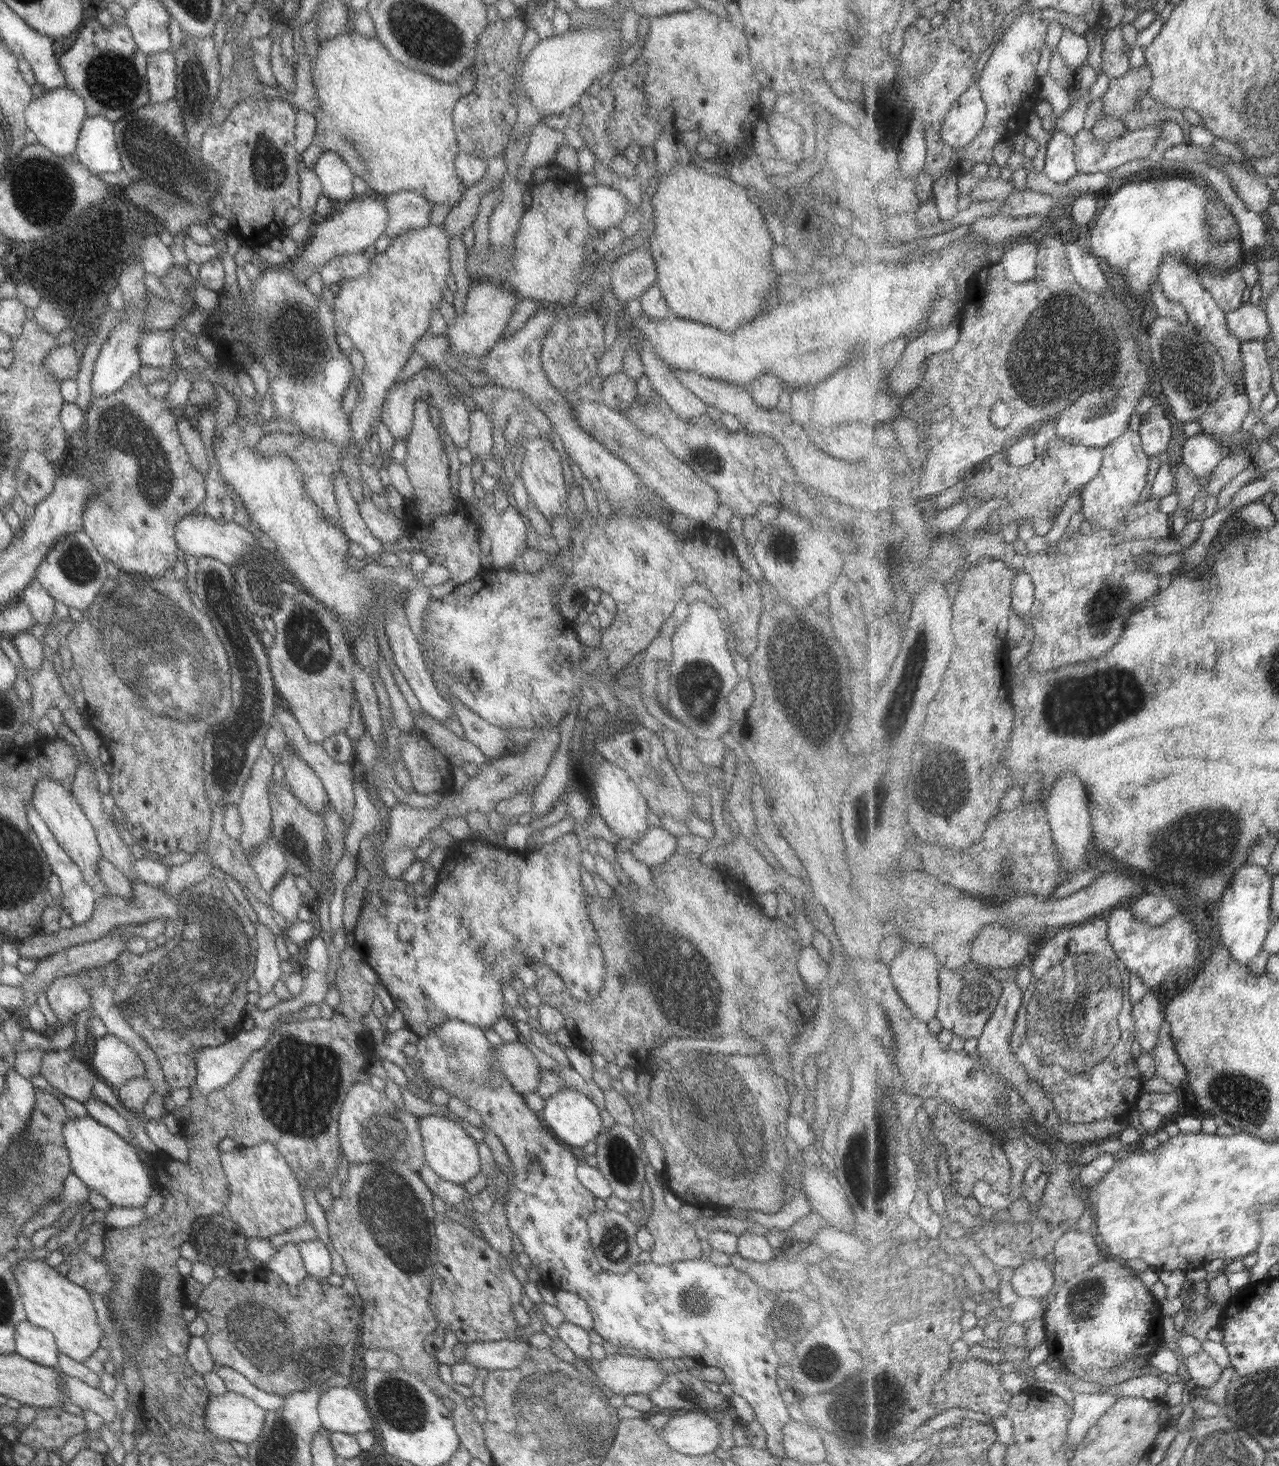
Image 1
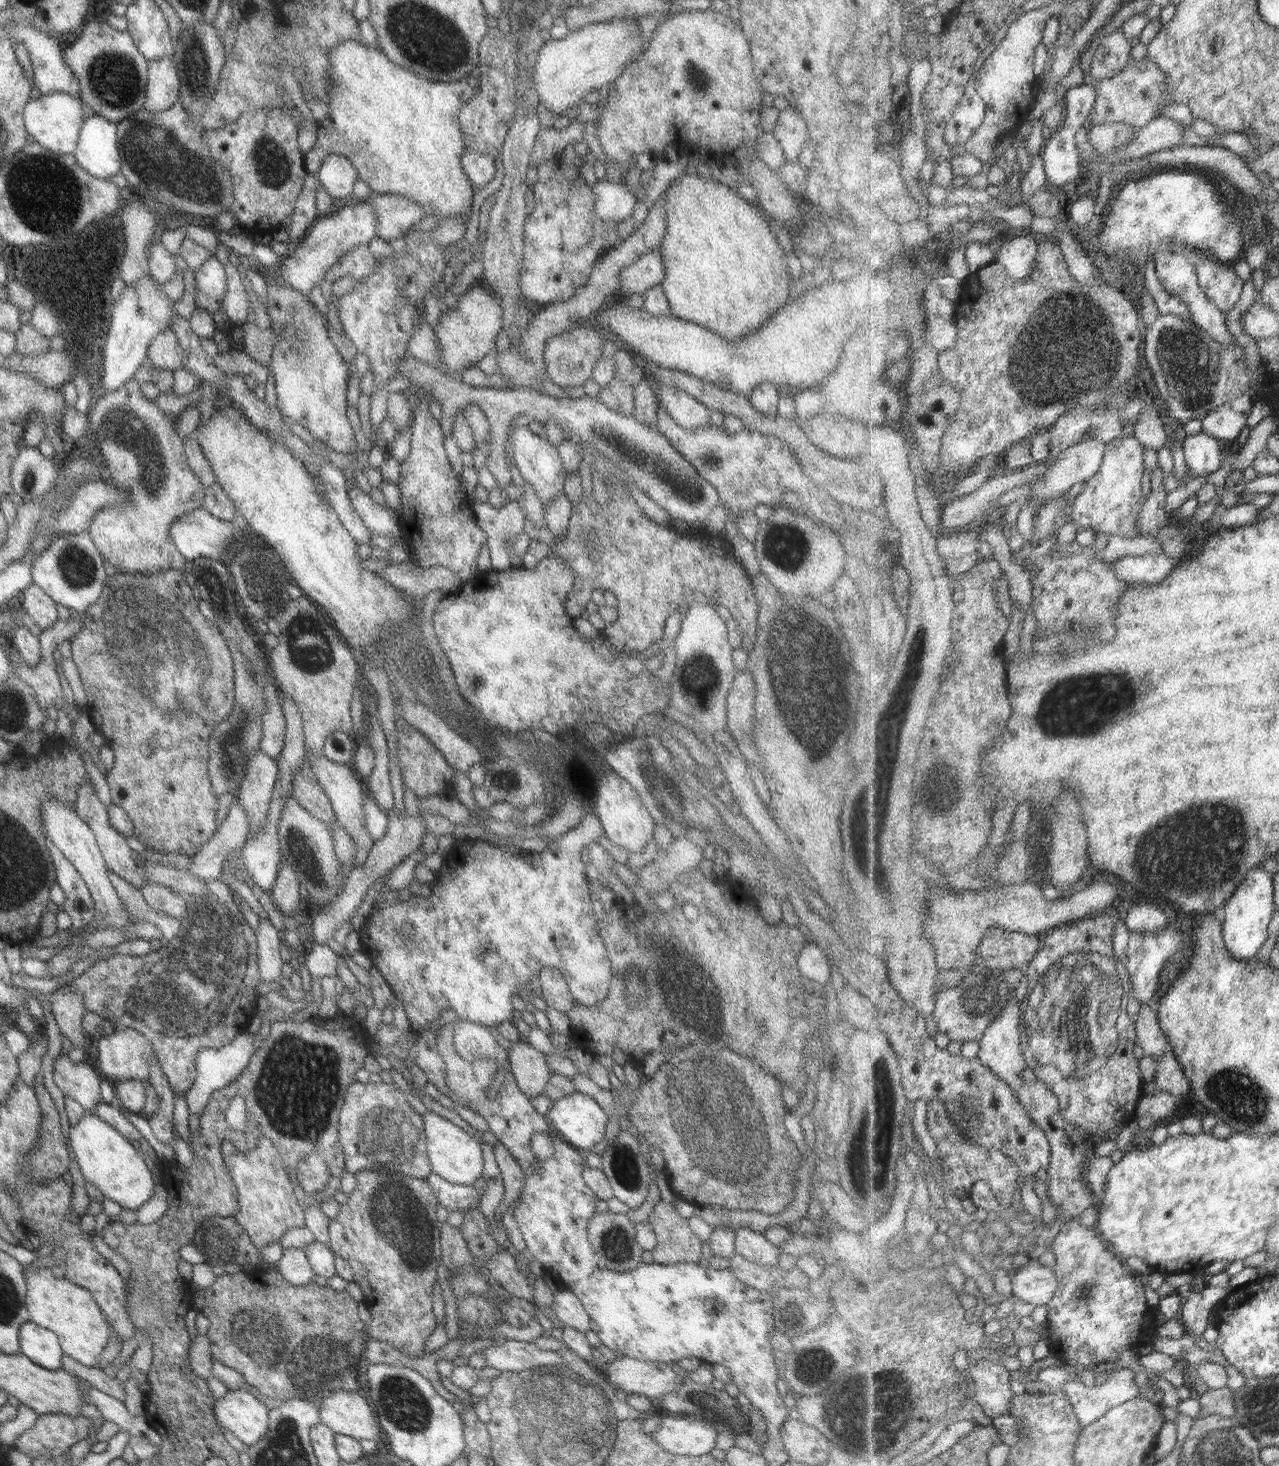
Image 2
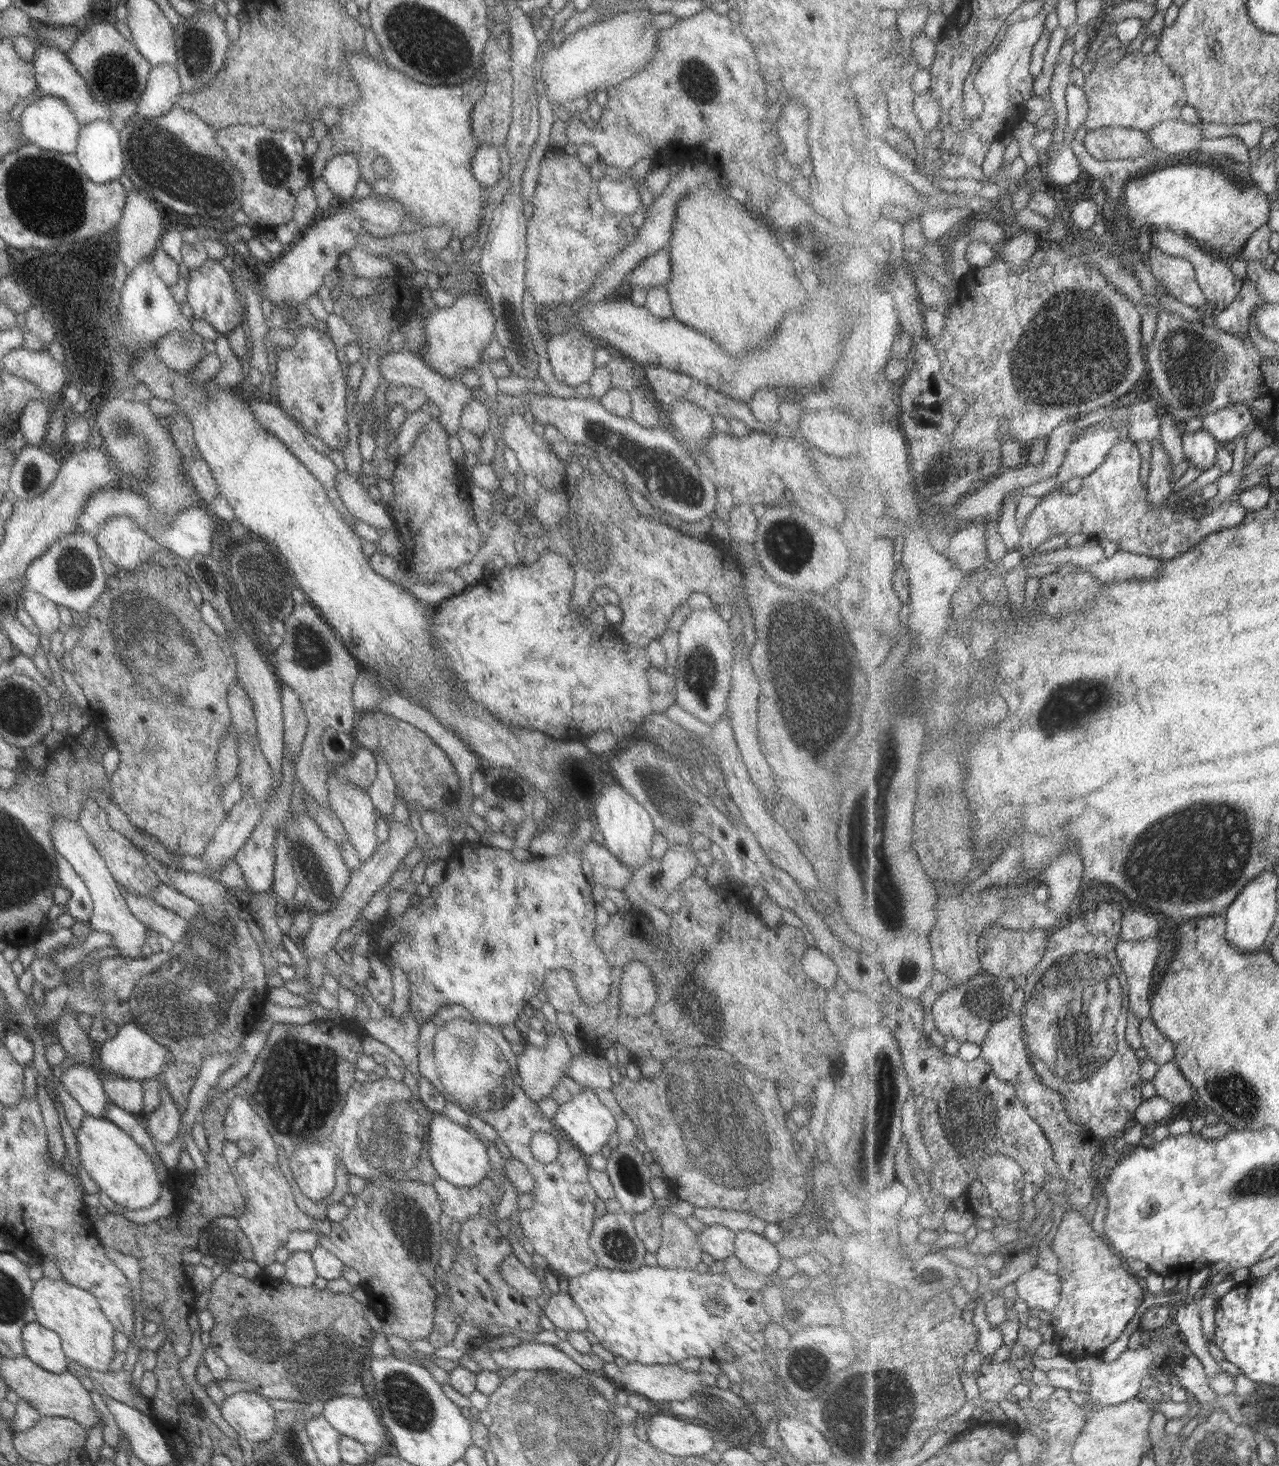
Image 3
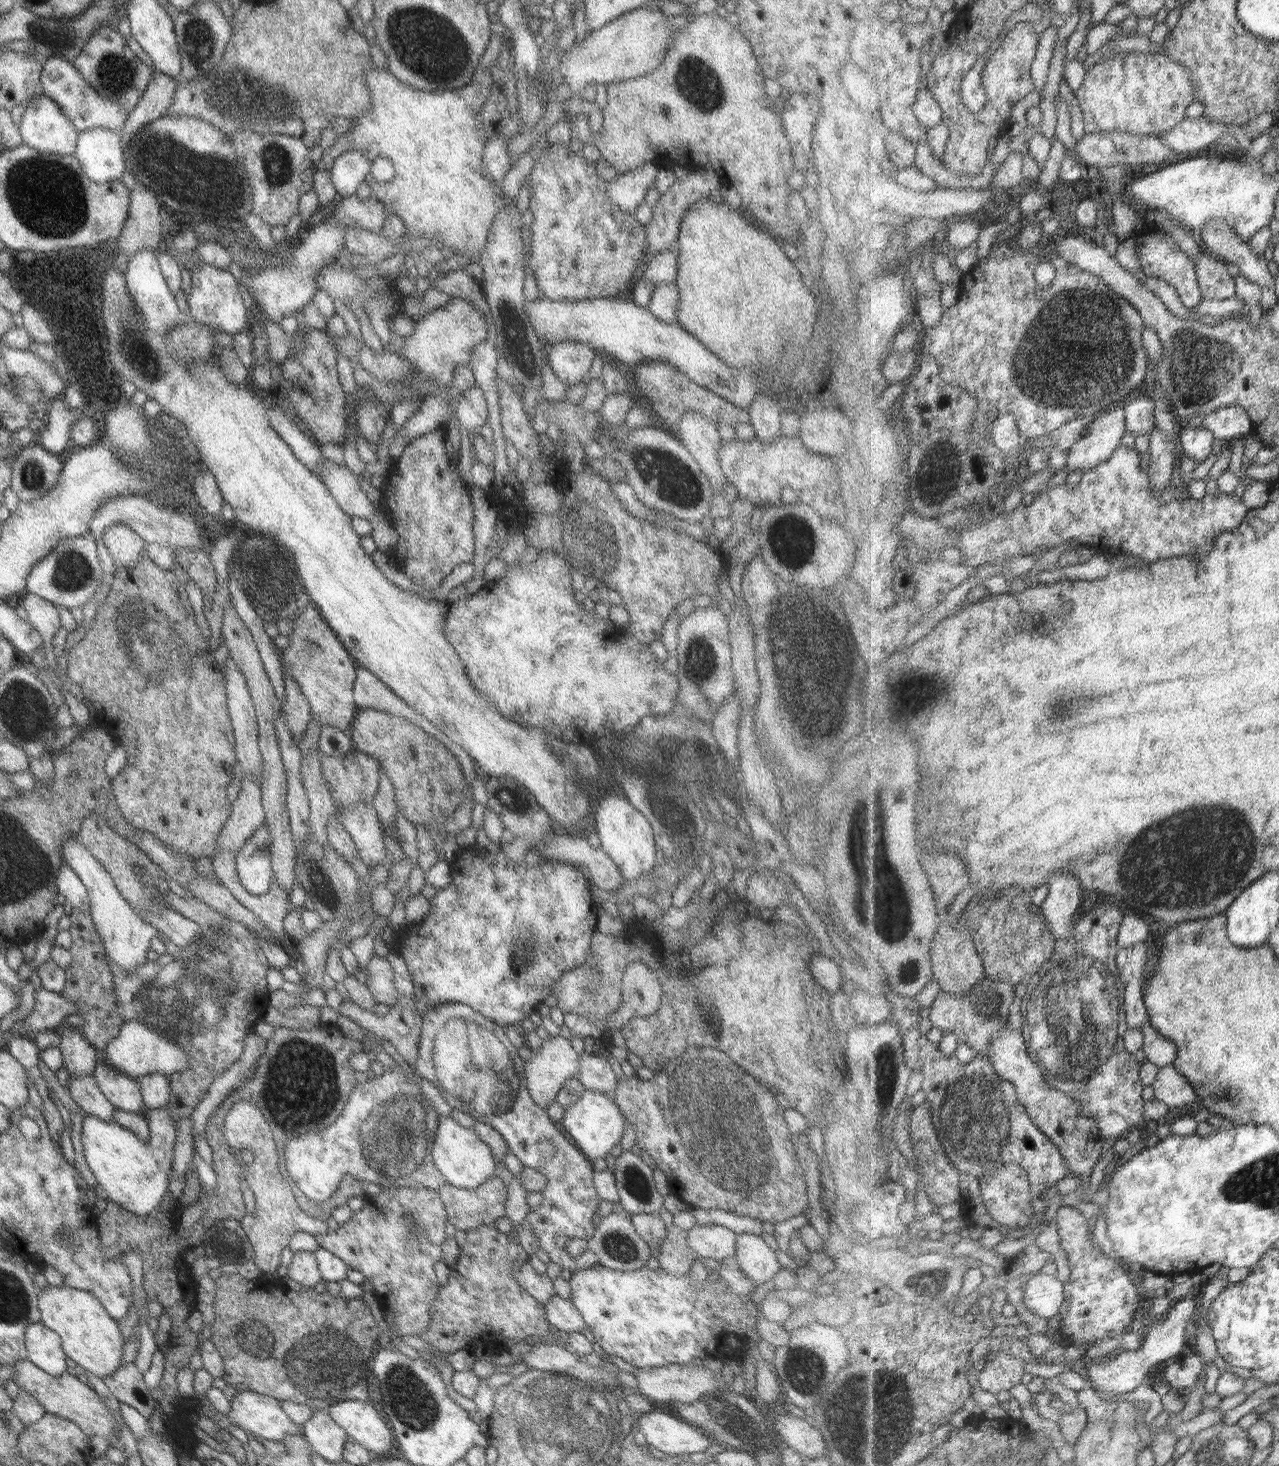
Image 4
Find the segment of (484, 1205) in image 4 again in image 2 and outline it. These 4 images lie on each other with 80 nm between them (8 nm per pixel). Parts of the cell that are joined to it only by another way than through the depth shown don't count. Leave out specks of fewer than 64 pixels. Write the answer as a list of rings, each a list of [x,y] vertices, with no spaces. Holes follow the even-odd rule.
[[[431,1173],[425,1182],[429,1185],[431,1192],[435,1195],[439,1206],[443,1206],[446,1212],[455,1212],[477,1209],[483,1189],[470,1186],[453,1185],[436,1174]]]

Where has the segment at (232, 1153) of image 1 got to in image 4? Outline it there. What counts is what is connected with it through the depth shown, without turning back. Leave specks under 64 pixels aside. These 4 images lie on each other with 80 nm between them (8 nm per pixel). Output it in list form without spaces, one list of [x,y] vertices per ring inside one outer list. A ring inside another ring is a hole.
[[[238,1099],[226,1111],[222,1125],[224,1142],[228,1149],[251,1152],[251,1164],[244,1164],[242,1175],[244,1183],[253,1193],[255,1209],[240,1221],[240,1228],[250,1242],[252,1259],[260,1272],[259,1276],[272,1278],[280,1266],[280,1252],[288,1246],[294,1232],[316,1235],[329,1230],[325,1221],[305,1214],[296,1203],[294,1190],[290,1188],[287,1177],[278,1171],[278,1148],[272,1139],[269,1123],[254,1104]]]

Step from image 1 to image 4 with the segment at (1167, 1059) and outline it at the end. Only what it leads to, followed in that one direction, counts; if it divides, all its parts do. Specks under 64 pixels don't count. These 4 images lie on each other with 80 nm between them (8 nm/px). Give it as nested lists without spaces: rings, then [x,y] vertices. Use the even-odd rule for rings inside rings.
[[[1174,1064],[1163,1067],[1152,1085],[1156,1092],[1156,1099],[1171,1108],[1183,1108],[1191,1102],[1197,1102],[1198,1094],[1195,1087]]]

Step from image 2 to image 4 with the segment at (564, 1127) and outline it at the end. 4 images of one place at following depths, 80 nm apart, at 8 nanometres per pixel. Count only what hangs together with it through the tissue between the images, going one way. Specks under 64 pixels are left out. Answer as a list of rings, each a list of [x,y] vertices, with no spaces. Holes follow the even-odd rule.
[[[584,1089],[581,1096],[563,1111],[557,1122],[564,1135],[582,1152],[590,1162],[605,1158],[613,1146],[619,1144],[626,1122],[610,1095]]]

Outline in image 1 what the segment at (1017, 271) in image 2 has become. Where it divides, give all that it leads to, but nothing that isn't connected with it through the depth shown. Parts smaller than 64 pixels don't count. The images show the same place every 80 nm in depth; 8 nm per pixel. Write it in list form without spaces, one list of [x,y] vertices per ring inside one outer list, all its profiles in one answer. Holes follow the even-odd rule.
[[[1020,236],[1003,254],[1000,262],[1006,277],[1015,282],[1033,280],[1038,265],[1037,236]]]

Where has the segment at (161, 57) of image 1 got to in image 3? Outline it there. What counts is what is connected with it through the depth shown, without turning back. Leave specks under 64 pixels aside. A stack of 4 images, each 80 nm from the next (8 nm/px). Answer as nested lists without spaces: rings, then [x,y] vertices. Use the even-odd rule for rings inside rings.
[[[171,65],[151,67],[146,85],[137,101],[133,117],[155,118],[177,104],[181,87],[176,69]]]

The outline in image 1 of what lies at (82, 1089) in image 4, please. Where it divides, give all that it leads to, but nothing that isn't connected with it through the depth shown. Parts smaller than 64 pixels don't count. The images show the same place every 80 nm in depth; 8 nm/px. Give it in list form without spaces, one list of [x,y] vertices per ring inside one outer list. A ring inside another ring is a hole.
[[[71,1050],[45,1051],[41,1056],[39,1072],[63,1096],[83,1103],[93,1096],[92,1086],[97,1076],[84,1058],[74,1058]]]

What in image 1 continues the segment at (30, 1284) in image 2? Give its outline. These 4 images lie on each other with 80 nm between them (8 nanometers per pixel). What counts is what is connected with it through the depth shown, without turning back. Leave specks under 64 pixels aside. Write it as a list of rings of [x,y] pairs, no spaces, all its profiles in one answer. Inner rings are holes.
[[[43,1258],[22,1261],[13,1259],[12,1273],[19,1289],[25,1321],[49,1331],[59,1353],[75,1362],[89,1361],[91,1352],[95,1352],[104,1340],[91,1305],[89,1291],[57,1273],[56,1268],[49,1267],[43,1262]]]

